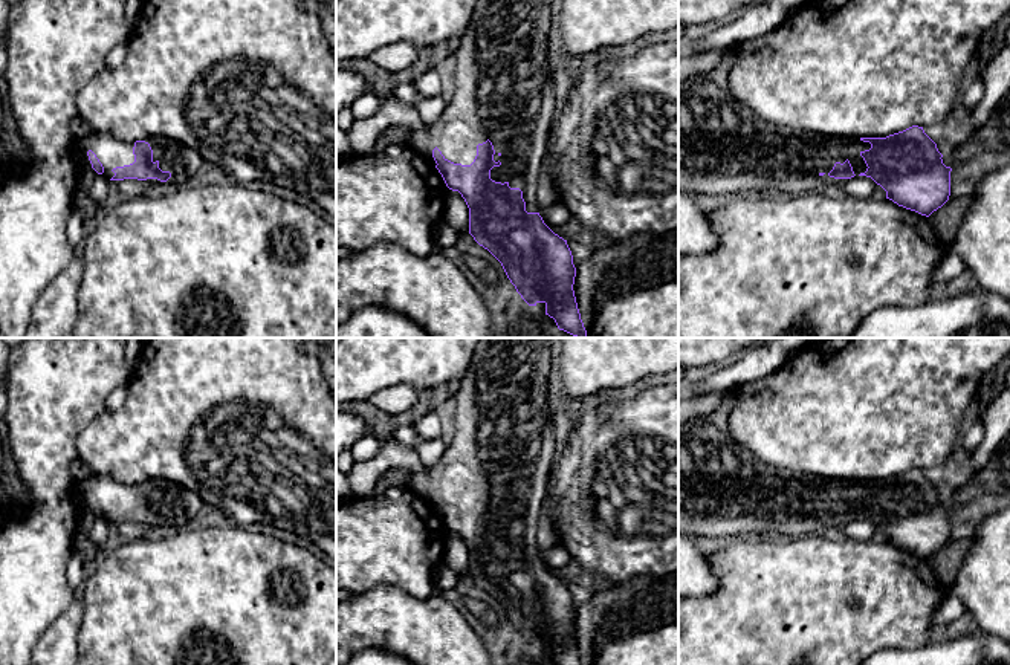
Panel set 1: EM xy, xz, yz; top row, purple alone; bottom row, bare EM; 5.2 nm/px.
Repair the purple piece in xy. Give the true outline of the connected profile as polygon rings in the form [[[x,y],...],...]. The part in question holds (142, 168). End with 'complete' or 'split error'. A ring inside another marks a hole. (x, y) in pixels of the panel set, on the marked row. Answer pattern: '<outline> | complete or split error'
[[[90,131],[76,150],[83,167],[108,180],[145,180],[156,191],[185,188],[203,162],[193,148],[160,136],[133,142]]] | split error

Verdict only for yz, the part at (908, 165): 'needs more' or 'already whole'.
needs more

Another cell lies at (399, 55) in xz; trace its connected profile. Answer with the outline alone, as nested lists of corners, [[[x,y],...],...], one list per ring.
[[[397,41],[374,50],[368,58],[388,72],[399,72],[411,66],[419,57],[420,47],[410,41]]]

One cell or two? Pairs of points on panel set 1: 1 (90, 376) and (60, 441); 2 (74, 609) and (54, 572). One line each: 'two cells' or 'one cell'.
1: one cell
2: two cells

